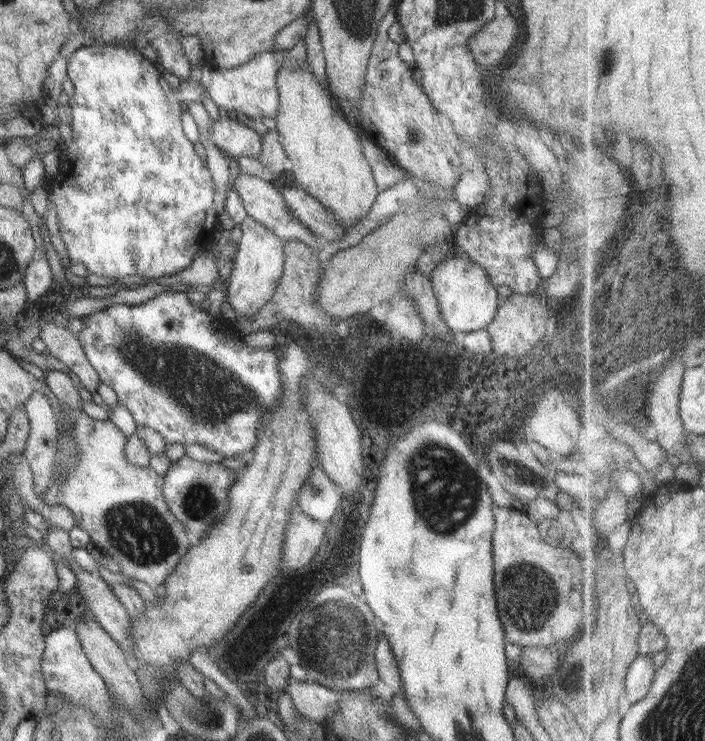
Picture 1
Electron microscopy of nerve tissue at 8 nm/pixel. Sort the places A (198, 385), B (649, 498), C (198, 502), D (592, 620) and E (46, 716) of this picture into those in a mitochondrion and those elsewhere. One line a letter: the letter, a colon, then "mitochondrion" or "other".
A: mitochondrion
B: other
C: mitochondrion
D: other
E: other

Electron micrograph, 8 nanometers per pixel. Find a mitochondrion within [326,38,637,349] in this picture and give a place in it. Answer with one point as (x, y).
(604, 56)

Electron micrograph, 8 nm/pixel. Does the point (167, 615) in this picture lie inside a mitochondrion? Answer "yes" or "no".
no

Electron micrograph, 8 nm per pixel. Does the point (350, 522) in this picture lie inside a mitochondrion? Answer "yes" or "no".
no

